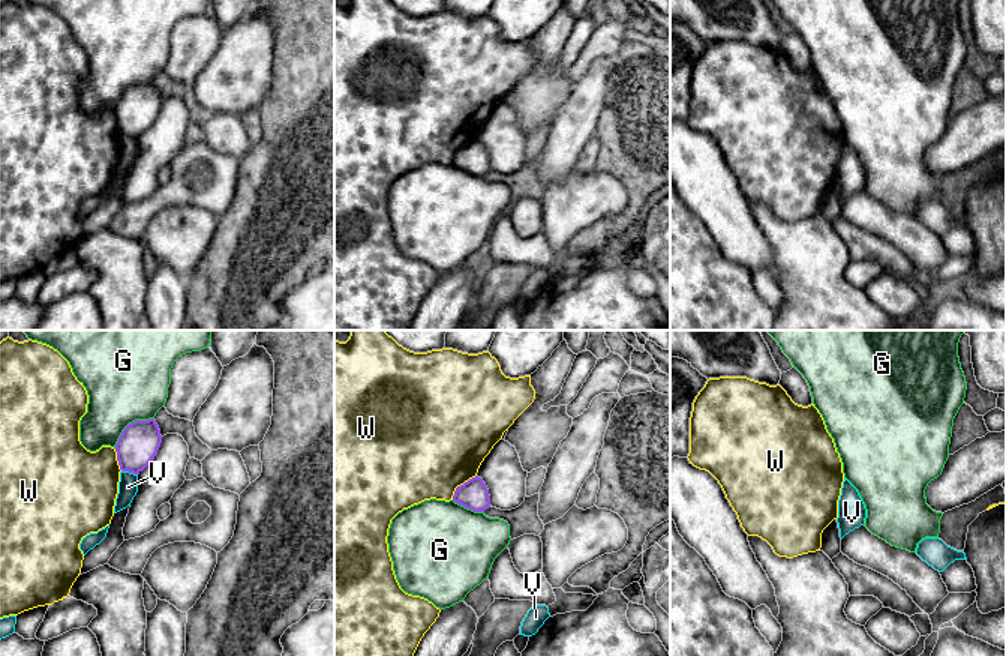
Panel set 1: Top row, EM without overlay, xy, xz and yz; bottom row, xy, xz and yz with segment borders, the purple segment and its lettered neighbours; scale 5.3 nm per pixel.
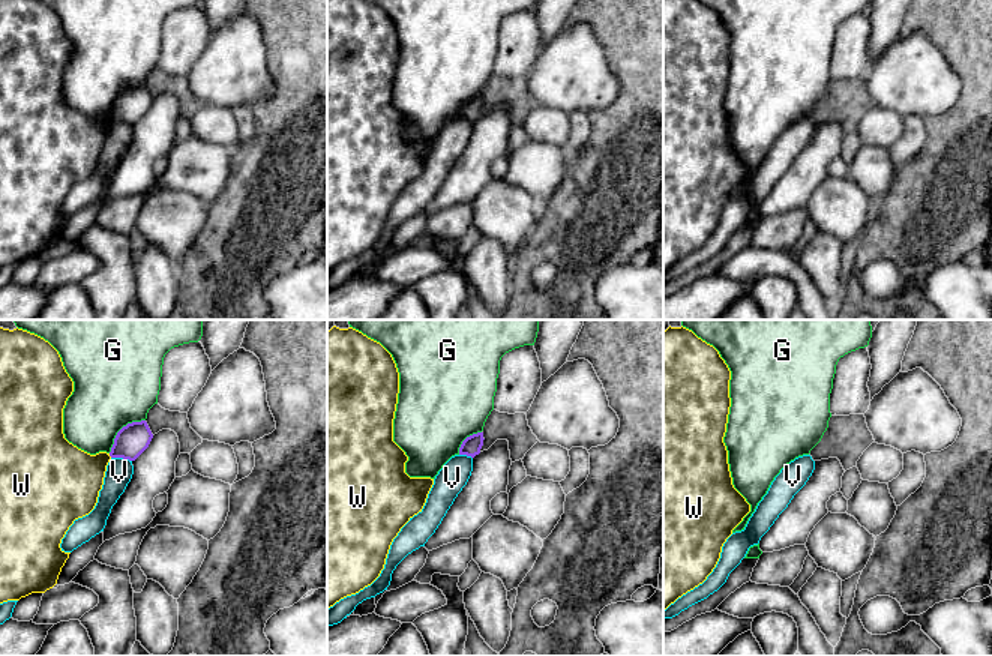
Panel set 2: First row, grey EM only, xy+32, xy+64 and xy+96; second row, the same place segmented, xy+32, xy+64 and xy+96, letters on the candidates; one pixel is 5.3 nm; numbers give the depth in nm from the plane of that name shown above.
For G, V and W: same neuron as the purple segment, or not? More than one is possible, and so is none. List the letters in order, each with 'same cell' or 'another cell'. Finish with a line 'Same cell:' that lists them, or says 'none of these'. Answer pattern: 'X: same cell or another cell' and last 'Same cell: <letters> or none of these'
G: another cell
V: another cell
W: another cell
Same cell: none of these

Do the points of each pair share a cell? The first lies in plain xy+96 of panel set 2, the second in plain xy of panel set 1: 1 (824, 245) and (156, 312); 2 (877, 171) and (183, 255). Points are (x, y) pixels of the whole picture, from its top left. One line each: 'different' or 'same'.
1: same
2: different

